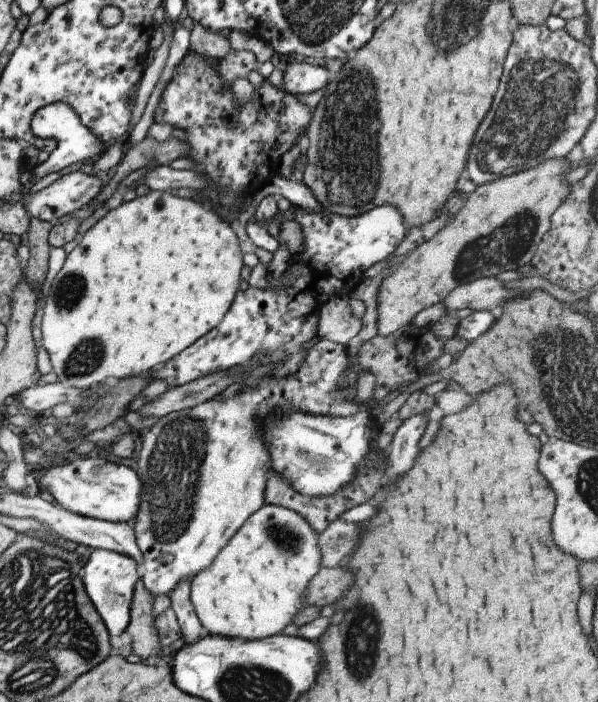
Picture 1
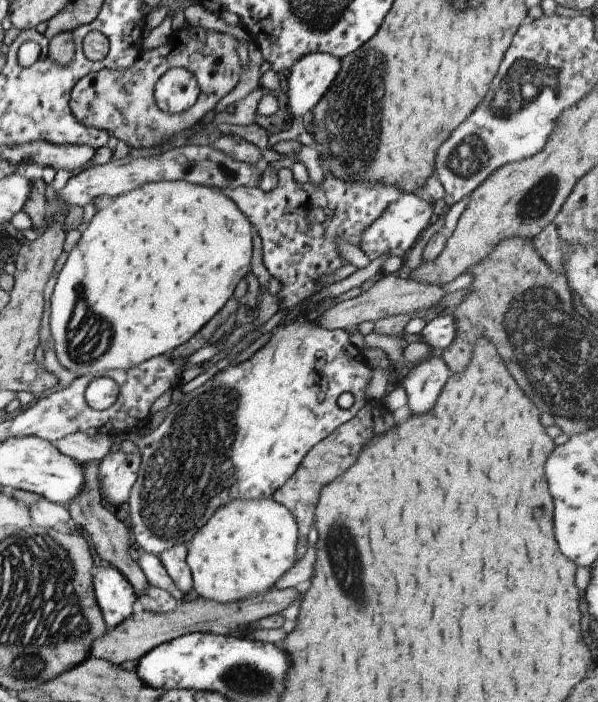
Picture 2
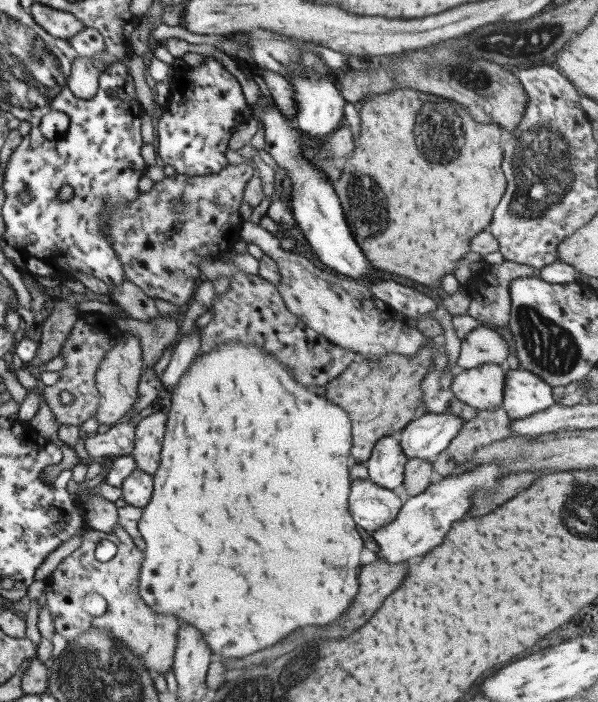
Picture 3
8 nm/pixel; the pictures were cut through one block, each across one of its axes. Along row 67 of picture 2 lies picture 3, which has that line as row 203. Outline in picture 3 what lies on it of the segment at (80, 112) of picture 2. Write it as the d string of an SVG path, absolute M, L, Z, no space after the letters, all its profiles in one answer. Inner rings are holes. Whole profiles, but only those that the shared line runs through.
M249 159L211 175L191 177L176 172L155 182L149 192L138 194L138 198L132 200L126 208L112 208L106 204L102 212L106 217L104 235L112 241L112 247L121 260L124 278L138 285L149 297L160 297L178 306L188 304L196 290L195 280L201 274L201 262L218 259L234 246L241 247L240 229L244 221L238 210L243 202L246 185L255 174L256 164ZM180 200L182 211L172 211L172 204Z

